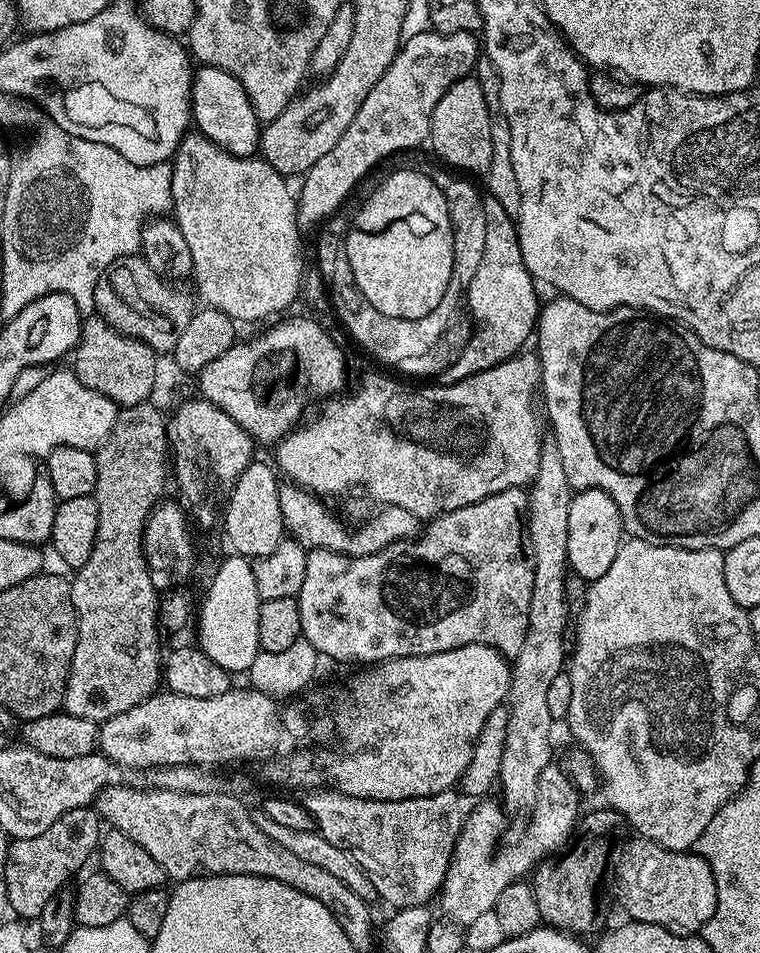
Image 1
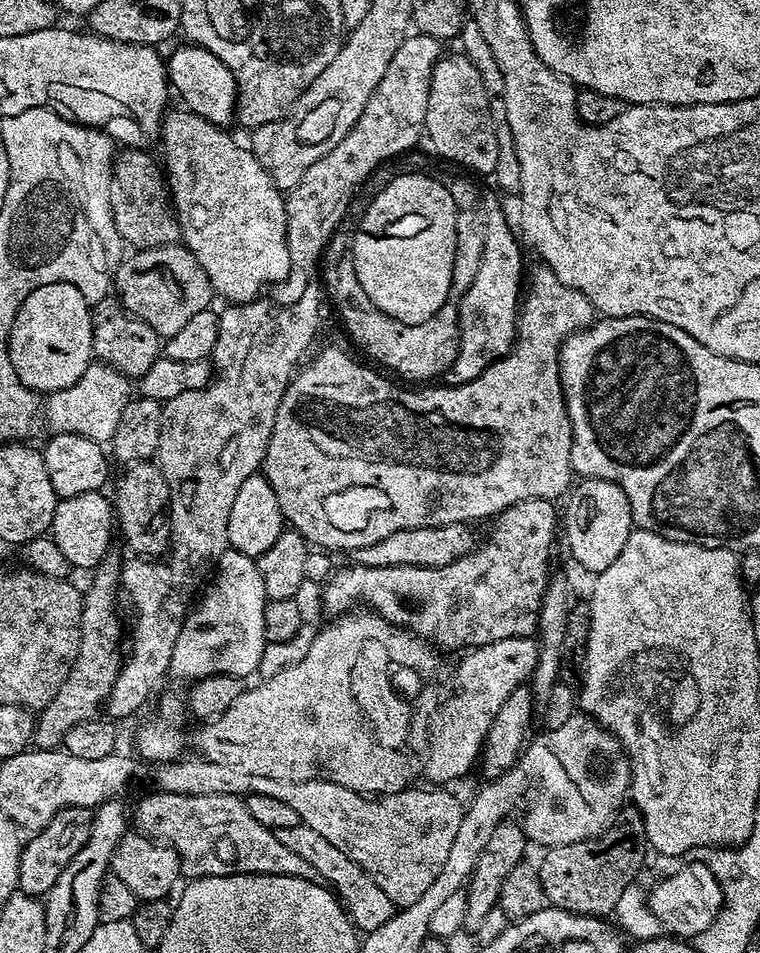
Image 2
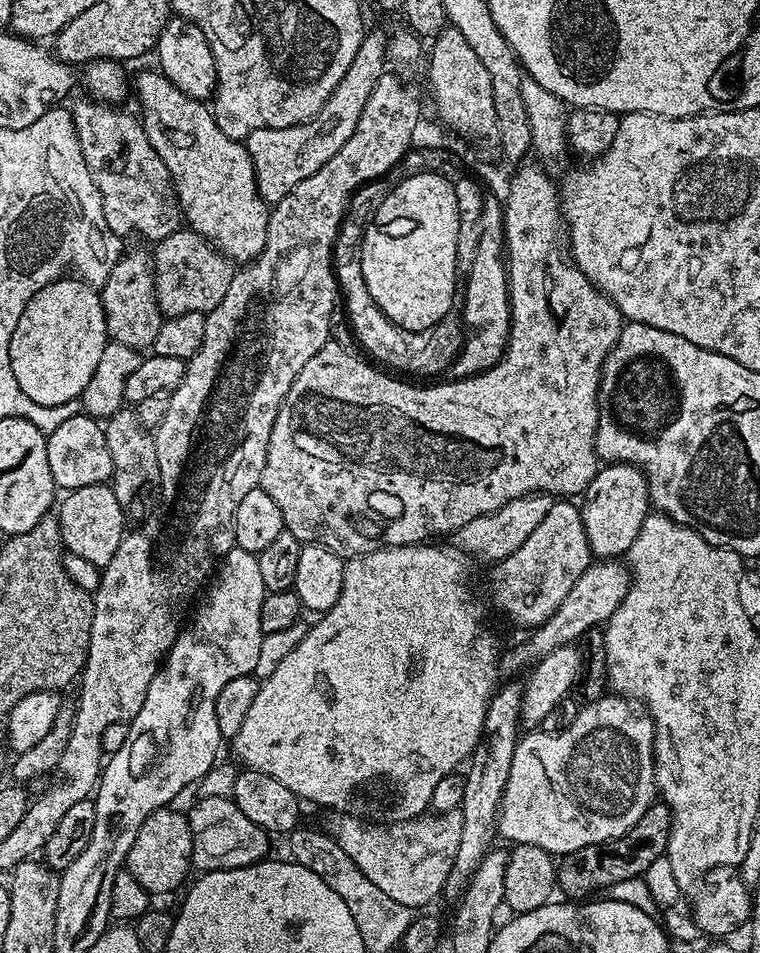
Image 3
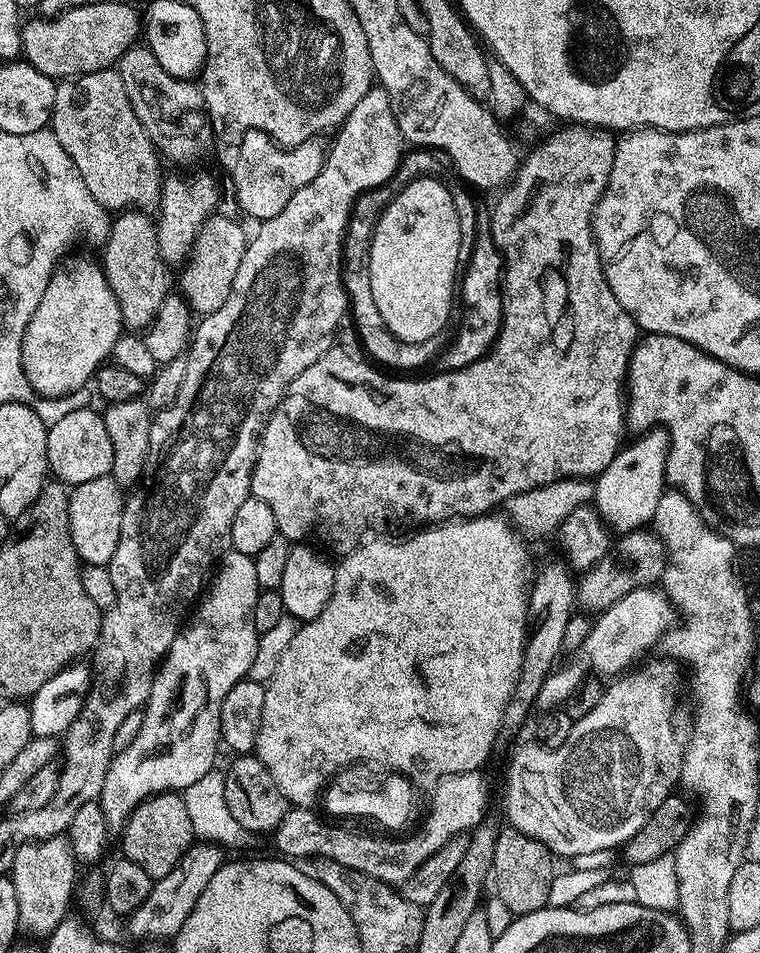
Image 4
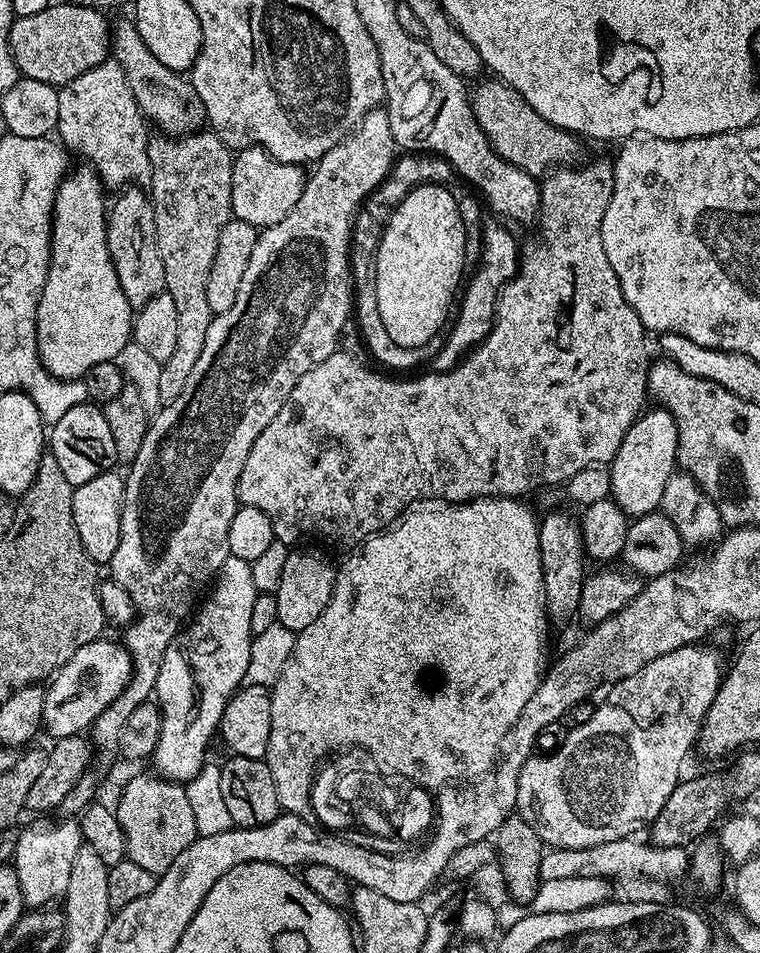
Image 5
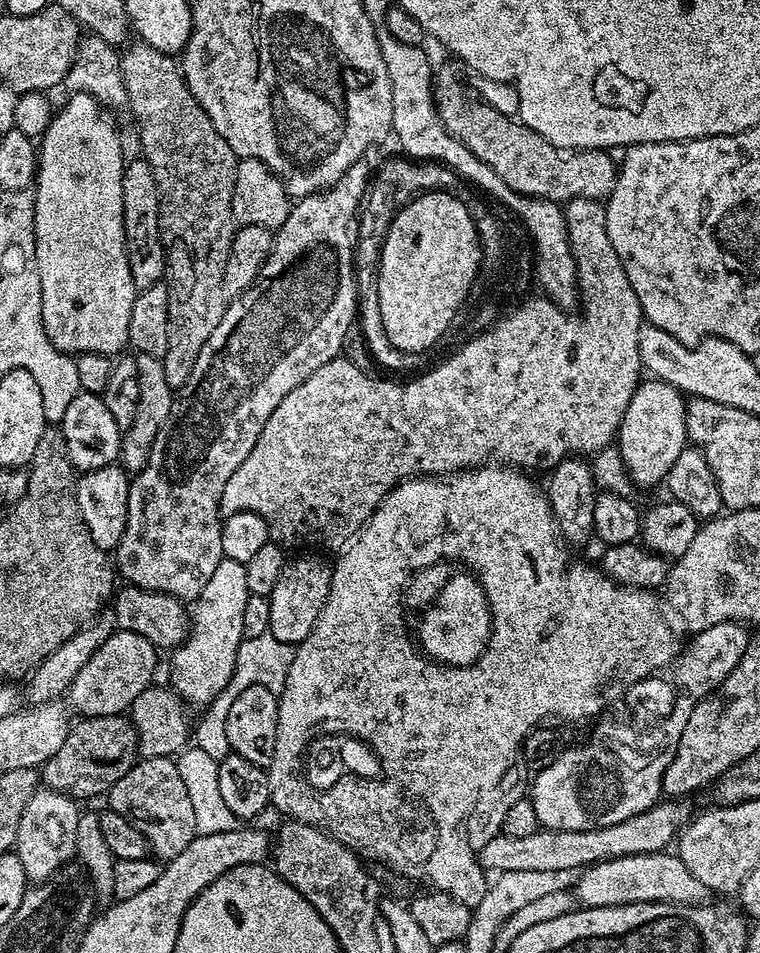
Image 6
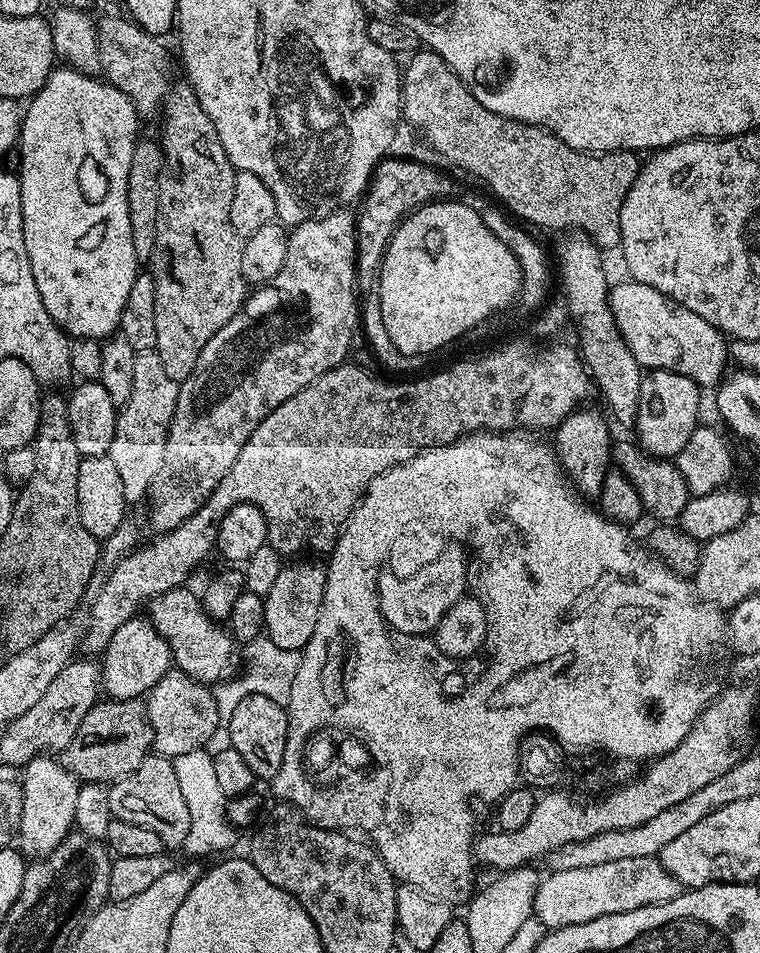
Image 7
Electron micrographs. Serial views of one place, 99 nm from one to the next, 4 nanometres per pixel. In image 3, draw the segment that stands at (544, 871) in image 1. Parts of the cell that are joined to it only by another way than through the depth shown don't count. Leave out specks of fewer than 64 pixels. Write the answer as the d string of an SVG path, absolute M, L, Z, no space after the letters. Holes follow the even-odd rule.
M654 802L646 810L646 814L642 814L642 818L638 818L638 822L632 828L629 835L620 836L616 840L607 840L604 844L595 844L594 846L586 846L582 850L574 850L568 853L559 861L556 870L556 883L559 891L565 892L568 898L592 898L603 890L610 890L618 882L624 882L627 879L643 877L647 869L658 858L663 857L668 850L668 831L672 825L672 811L668 809L668 805L663 802Z

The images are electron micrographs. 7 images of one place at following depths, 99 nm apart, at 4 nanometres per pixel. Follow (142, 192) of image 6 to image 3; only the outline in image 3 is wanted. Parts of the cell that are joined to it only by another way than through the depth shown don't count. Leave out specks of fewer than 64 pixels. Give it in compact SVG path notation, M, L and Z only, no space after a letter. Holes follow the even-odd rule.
M132 248L129 252L127 249L114 270L110 270L110 278L106 278L99 293L106 314L109 341L137 350L151 349L162 323L162 313L156 305L156 278L149 249Z

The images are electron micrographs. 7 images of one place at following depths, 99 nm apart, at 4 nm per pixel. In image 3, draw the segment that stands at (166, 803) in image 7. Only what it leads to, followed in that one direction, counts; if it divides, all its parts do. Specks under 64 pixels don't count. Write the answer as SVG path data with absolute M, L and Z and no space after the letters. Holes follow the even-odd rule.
M169 806L154 810L150 818L138 826L134 846L130 846L126 861L126 871L134 876L142 890L146 890L152 898L174 891L180 883L183 885L189 879L188 872L192 868L192 835L188 819L183 811L175 812L174 809Z

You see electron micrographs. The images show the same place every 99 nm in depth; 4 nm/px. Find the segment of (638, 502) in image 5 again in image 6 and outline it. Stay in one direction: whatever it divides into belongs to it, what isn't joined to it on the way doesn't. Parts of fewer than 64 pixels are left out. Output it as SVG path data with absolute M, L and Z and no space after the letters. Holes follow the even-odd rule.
M645 379L636 387L634 398L630 398L630 406L626 406L618 433L618 447L626 468L630 470L630 478L634 478L641 489L652 488L655 484L663 485L670 474L670 466L678 462L678 454L682 454L688 443L688 406L684 393L661 380Z

